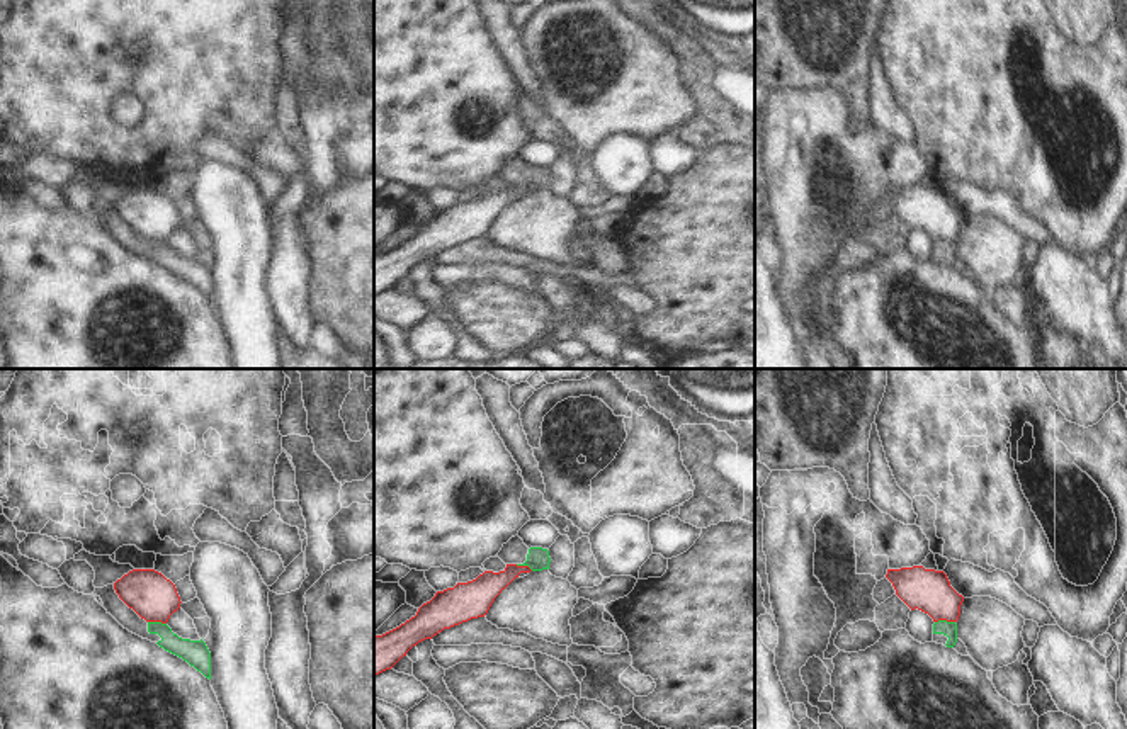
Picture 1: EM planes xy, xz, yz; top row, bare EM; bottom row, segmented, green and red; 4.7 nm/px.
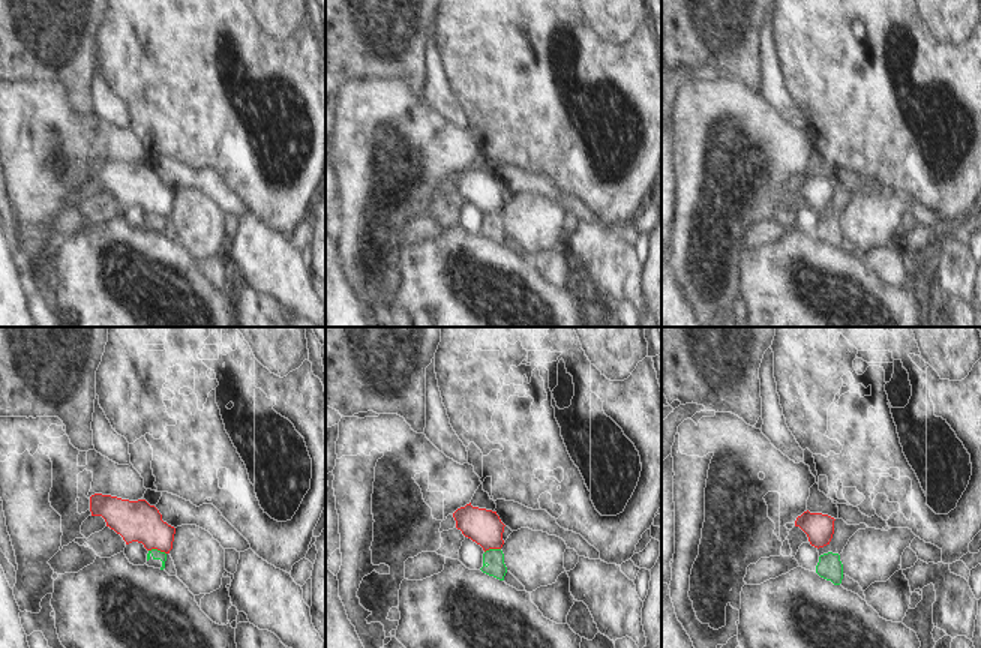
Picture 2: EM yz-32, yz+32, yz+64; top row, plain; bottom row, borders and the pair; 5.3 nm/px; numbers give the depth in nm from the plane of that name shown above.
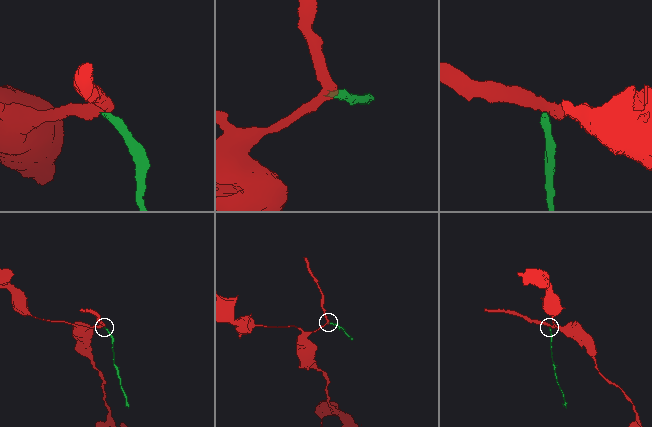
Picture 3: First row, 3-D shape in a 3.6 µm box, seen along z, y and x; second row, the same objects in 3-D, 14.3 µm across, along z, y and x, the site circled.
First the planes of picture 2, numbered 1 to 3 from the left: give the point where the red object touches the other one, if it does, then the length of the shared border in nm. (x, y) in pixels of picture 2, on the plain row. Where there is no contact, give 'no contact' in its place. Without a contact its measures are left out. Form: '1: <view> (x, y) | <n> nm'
1: yz-32 (156, 213) | 100 nm
2: yz+32 (492, 213) | 90 nm
3: no contact

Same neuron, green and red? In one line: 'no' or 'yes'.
no

